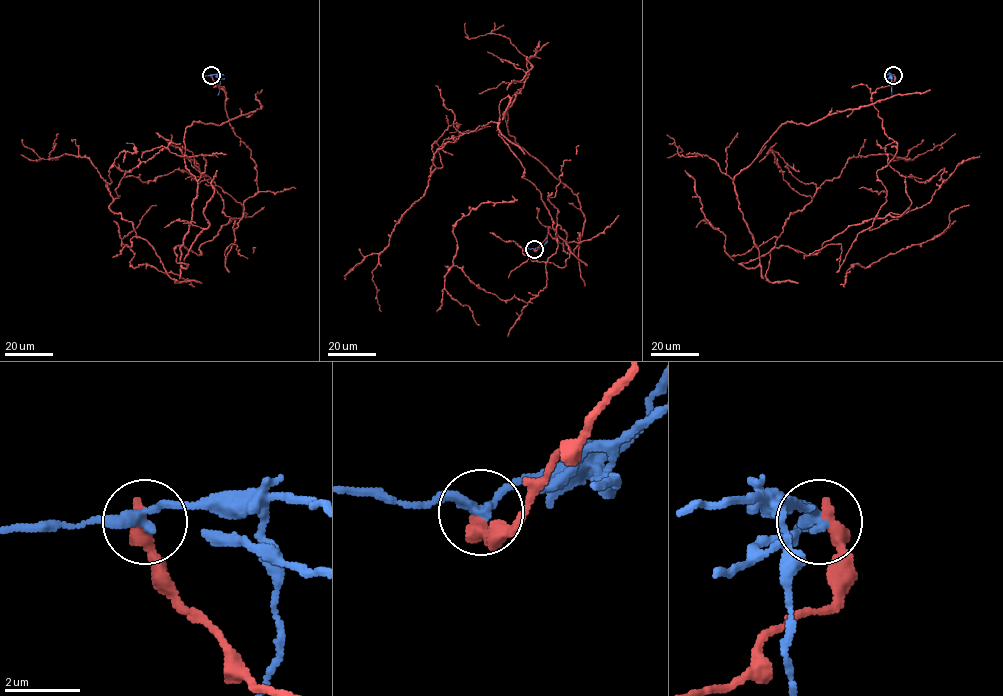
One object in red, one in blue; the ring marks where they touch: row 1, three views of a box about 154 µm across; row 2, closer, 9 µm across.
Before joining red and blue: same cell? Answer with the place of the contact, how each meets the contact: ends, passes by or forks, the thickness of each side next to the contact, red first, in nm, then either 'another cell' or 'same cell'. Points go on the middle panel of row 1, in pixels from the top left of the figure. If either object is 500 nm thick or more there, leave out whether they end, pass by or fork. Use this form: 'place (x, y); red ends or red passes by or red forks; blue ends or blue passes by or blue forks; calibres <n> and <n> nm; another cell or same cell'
place (534, 249); red ends; blue passes by; calibres 440 and 260 nm; another cell

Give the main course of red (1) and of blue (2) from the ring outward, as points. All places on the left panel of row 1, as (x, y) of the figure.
1: (211, 75), (257, 192), (201, 255), (176, 247), (183, 268), (197, 180), (185, 129), (258, 109), (261, 89)
2: (211, 75), (218, 75), (218, 95)

